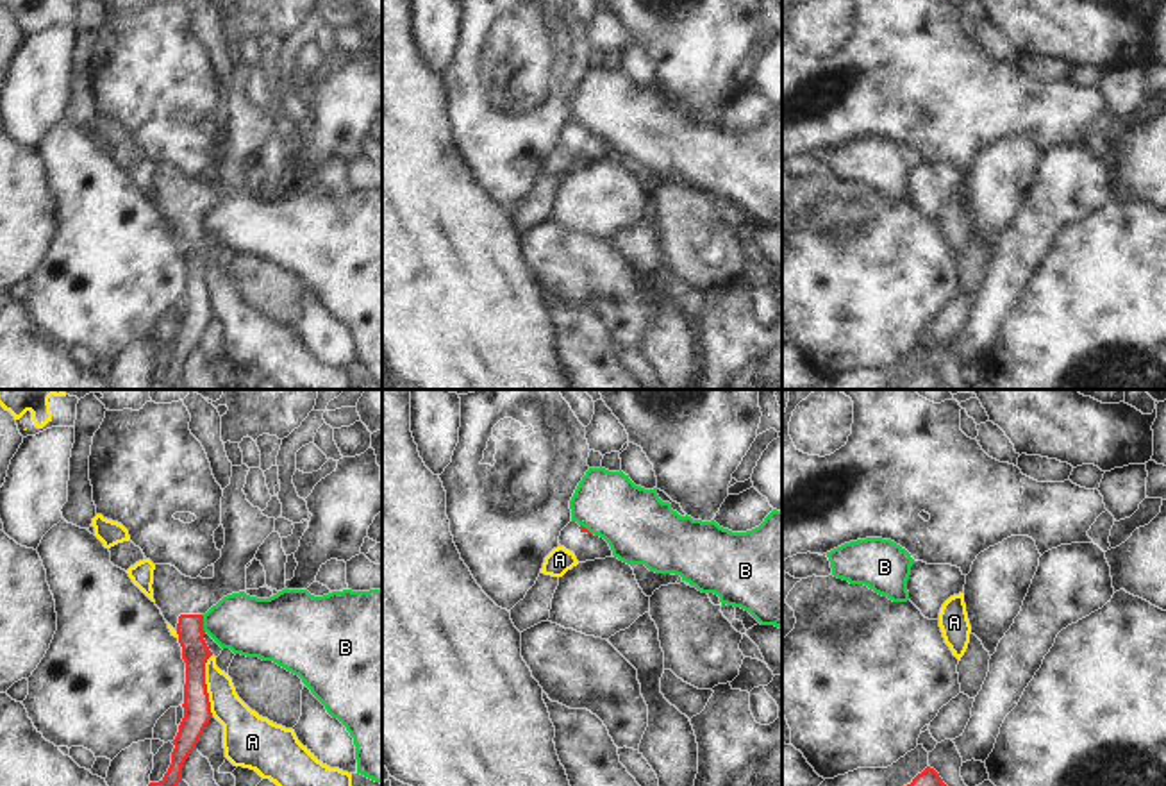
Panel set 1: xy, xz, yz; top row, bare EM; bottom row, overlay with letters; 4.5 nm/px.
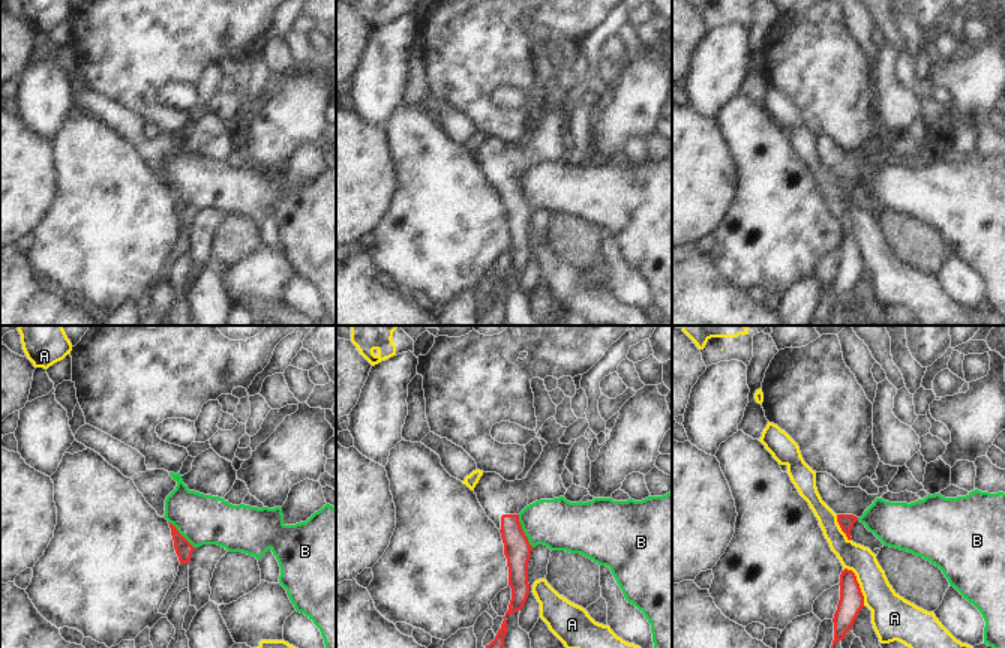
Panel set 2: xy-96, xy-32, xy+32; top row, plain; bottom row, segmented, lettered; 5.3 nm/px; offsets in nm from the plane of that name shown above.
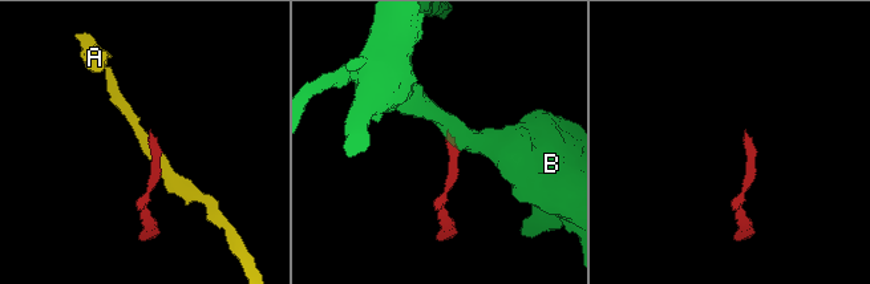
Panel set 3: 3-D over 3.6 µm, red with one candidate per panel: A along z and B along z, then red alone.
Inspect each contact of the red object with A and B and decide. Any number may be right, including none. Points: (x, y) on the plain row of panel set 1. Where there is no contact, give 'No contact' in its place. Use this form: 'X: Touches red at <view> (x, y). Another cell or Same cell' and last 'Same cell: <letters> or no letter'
A: Touches red at xy (206, 284). Another cell
B: Touches red at xy (202, 224). Another cell
Same cell: no letter.

